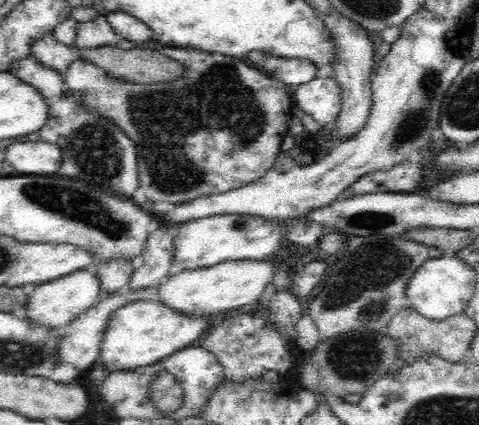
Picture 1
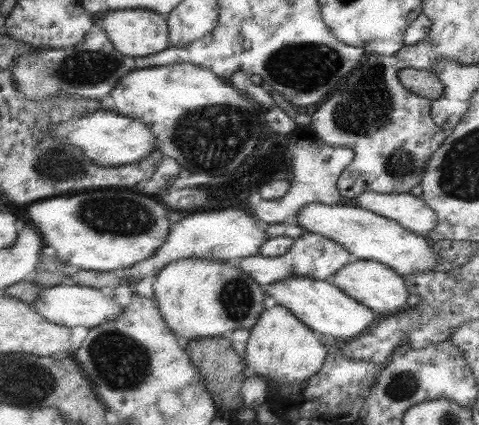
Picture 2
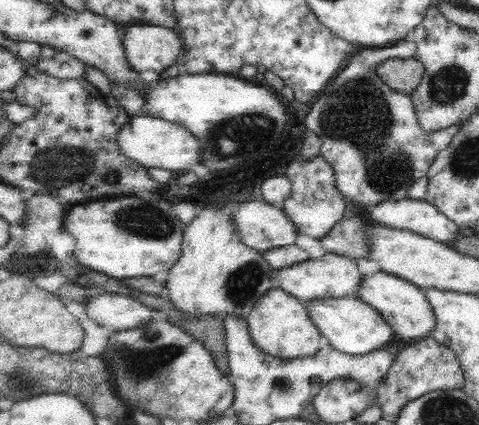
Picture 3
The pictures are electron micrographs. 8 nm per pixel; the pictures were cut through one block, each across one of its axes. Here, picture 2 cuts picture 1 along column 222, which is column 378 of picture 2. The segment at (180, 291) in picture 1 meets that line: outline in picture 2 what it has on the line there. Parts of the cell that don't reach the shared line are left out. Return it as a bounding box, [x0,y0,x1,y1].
[331,260,409,316]

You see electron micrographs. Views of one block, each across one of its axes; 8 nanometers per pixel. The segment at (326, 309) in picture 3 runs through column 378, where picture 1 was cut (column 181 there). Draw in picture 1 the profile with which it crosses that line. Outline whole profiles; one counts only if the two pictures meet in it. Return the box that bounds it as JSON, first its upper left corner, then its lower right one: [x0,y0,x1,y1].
[100,300,216,372]

